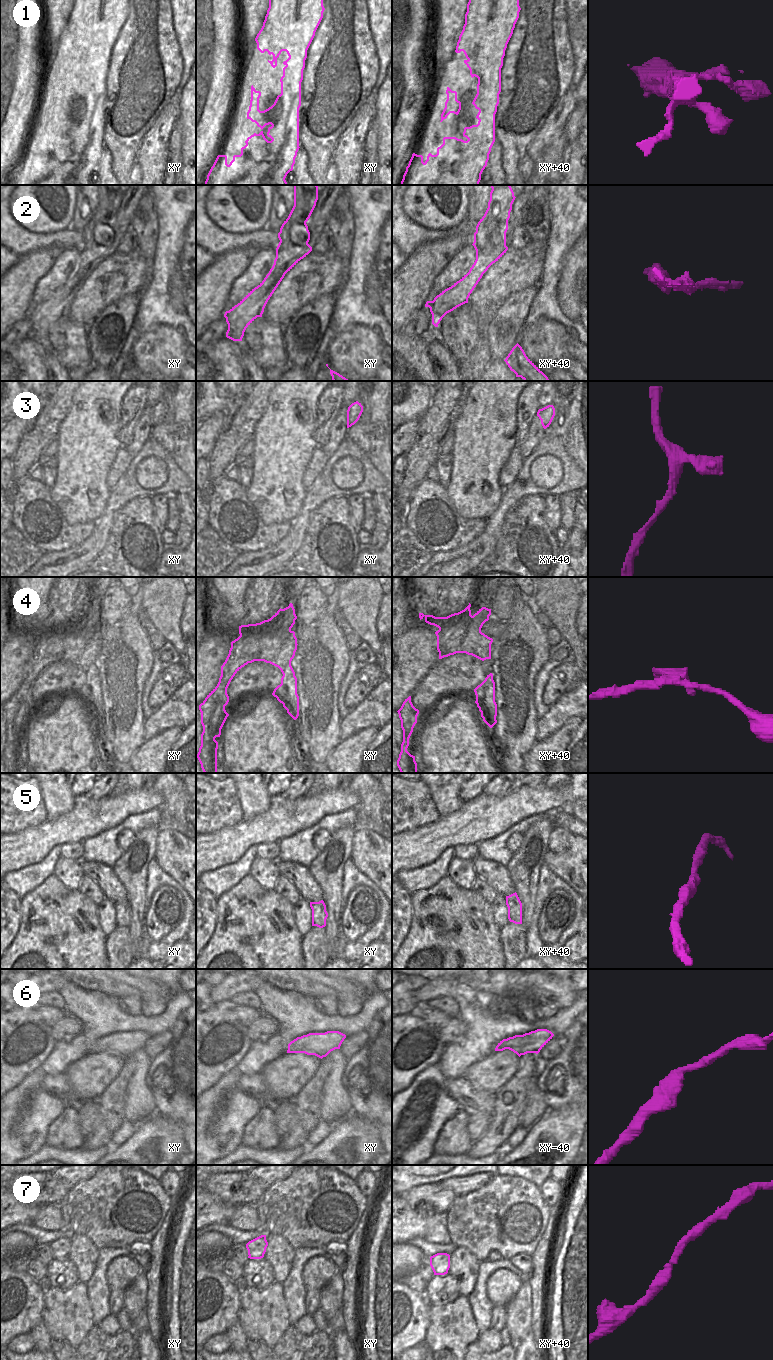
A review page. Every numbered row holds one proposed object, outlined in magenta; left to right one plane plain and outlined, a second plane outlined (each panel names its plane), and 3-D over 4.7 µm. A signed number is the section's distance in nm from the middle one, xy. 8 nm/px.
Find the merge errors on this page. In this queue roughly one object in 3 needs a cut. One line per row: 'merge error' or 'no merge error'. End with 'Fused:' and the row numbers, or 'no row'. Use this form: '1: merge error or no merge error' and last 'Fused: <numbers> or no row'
1: no merge error
2: merge error
3: no merge error
4: merge error
5: no merge error
6: no merge error
7: no merge error
Fused: 2, 4

